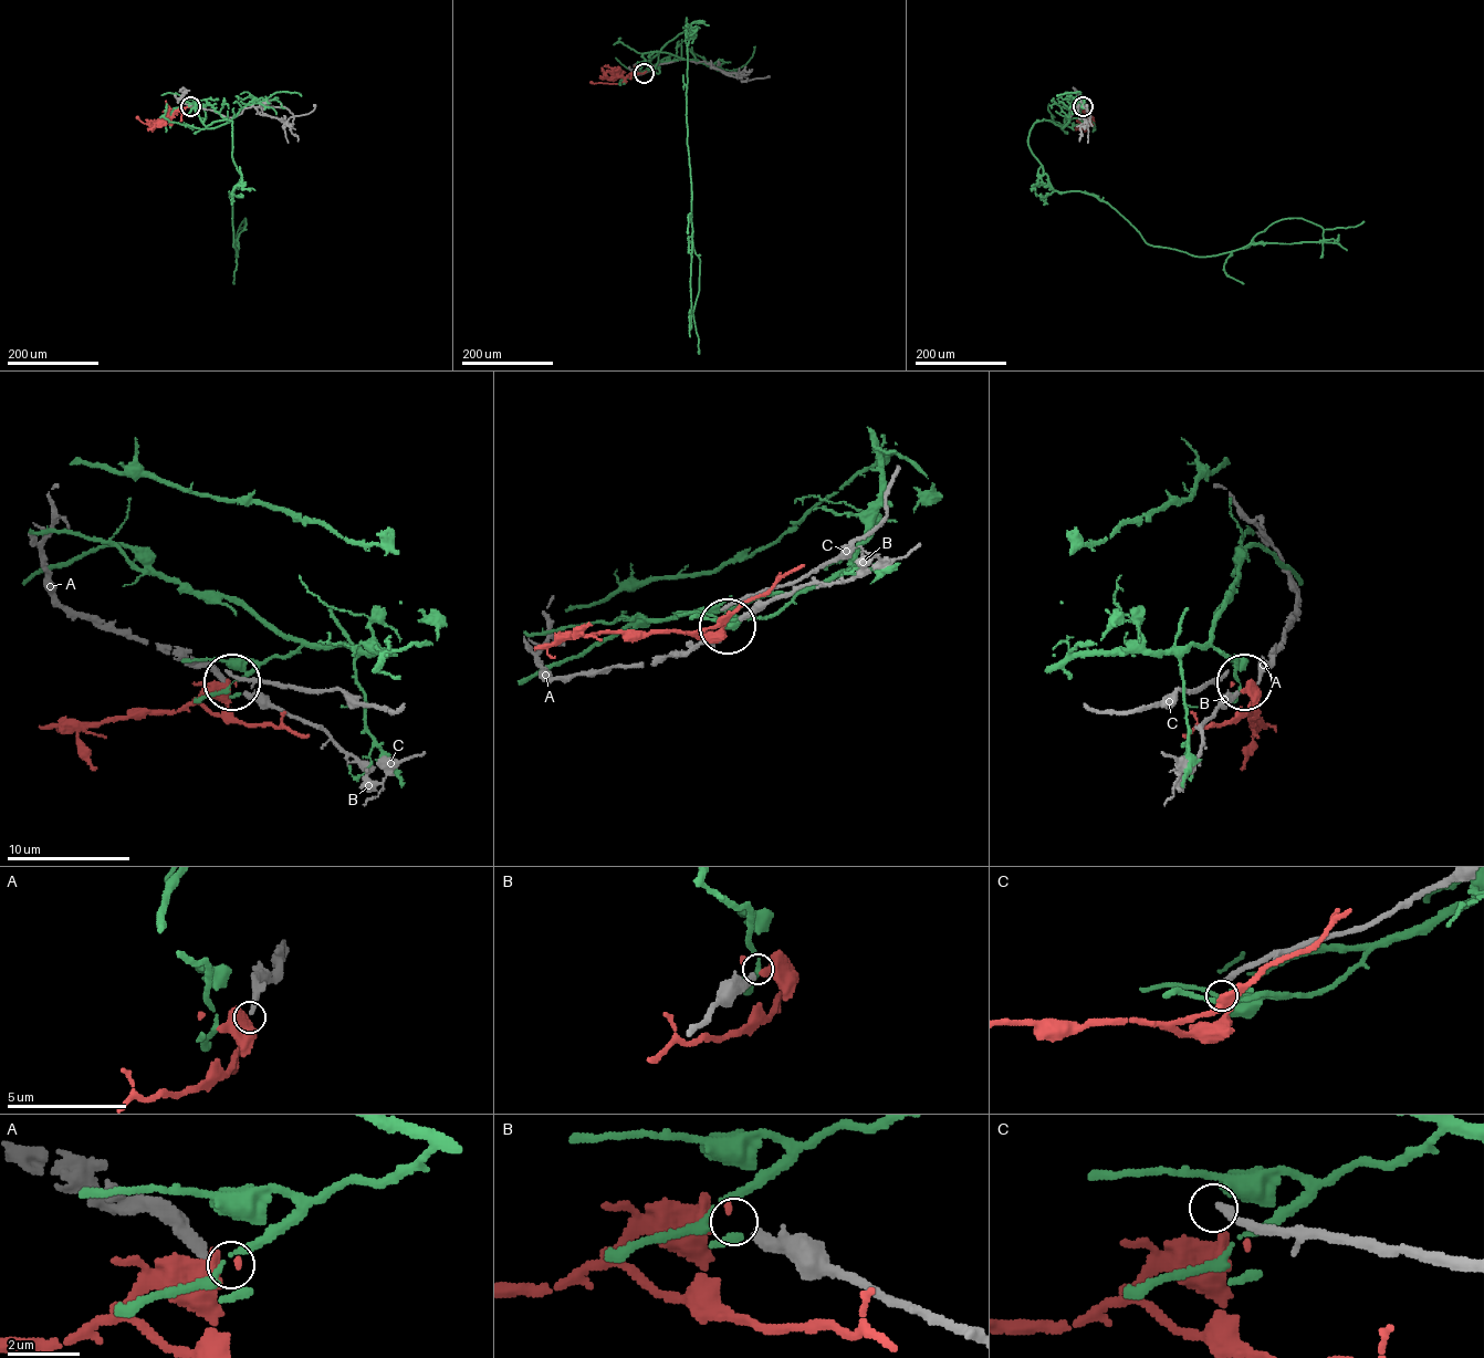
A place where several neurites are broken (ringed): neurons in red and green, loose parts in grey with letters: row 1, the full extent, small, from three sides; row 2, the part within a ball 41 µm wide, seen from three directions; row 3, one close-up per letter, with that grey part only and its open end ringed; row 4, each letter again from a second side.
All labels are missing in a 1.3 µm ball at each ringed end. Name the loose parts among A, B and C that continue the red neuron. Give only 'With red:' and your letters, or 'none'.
With red: none

